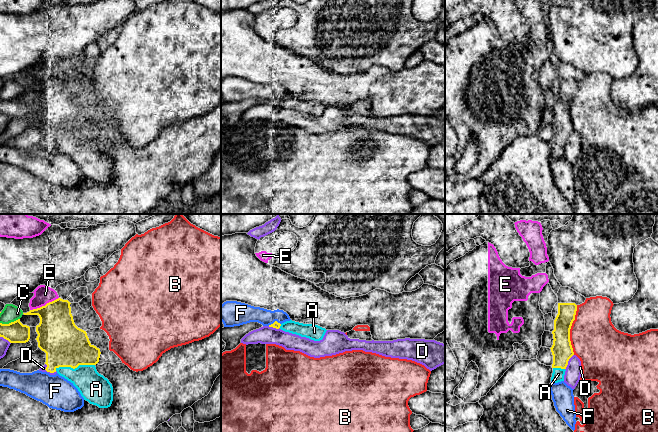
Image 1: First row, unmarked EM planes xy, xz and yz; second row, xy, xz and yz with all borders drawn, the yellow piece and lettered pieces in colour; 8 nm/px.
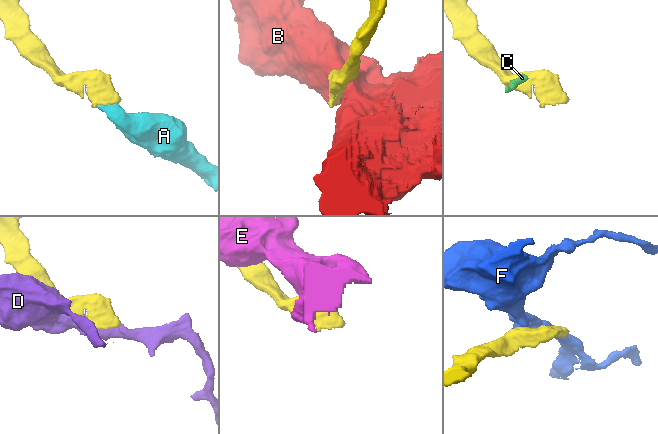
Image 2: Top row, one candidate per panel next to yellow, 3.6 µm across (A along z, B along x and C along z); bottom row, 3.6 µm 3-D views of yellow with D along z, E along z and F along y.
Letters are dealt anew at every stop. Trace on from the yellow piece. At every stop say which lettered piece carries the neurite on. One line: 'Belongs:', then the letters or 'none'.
Belongs: A

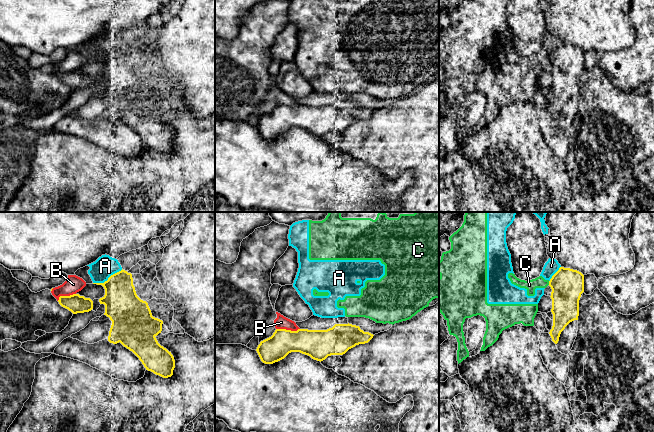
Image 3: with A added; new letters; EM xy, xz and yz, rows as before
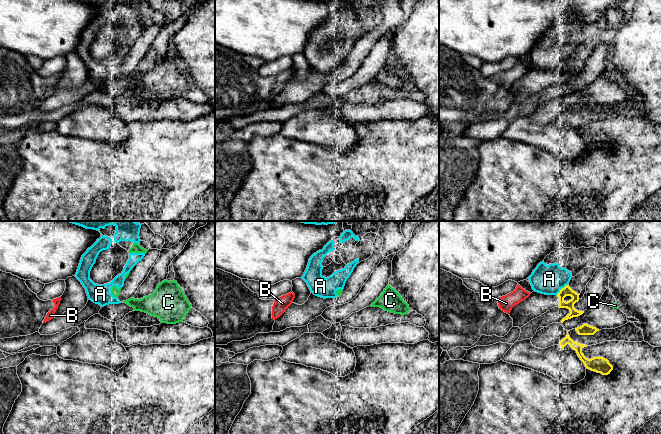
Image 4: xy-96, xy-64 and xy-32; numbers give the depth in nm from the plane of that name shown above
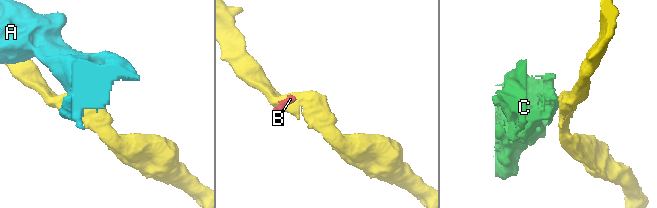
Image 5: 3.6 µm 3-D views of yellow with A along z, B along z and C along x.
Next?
Belongs: none

